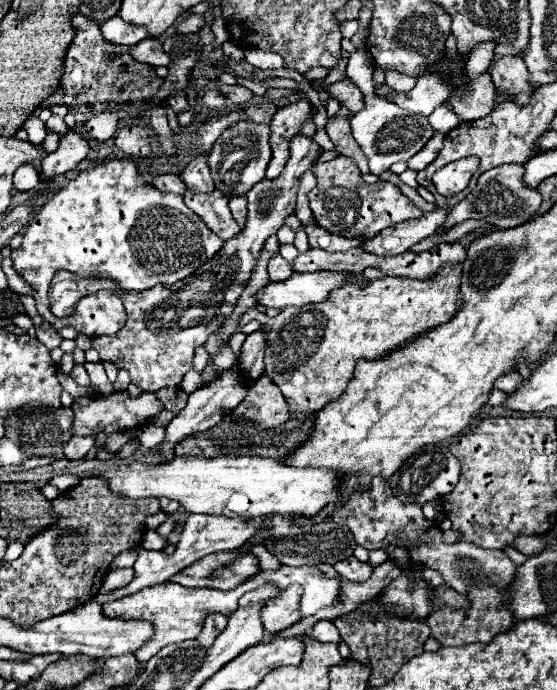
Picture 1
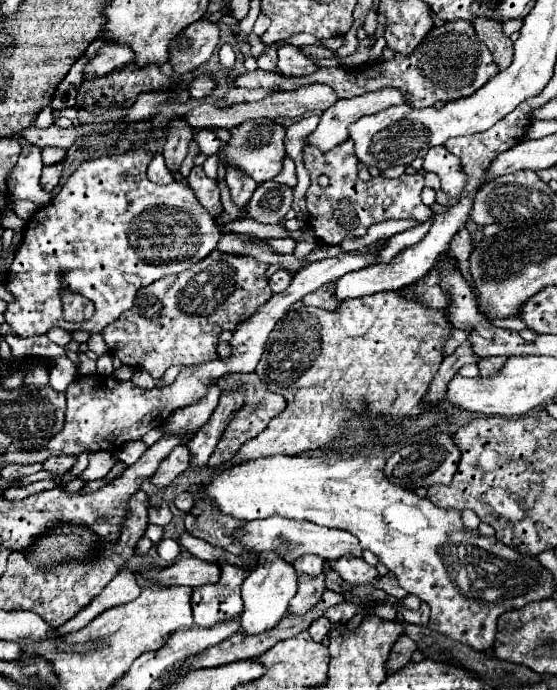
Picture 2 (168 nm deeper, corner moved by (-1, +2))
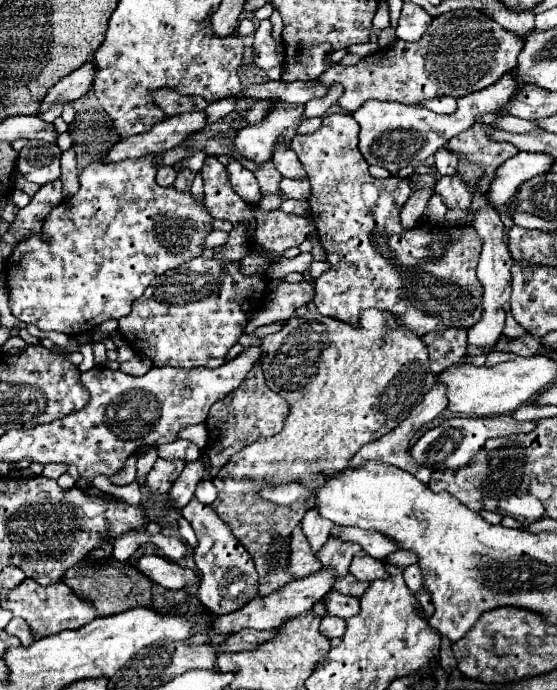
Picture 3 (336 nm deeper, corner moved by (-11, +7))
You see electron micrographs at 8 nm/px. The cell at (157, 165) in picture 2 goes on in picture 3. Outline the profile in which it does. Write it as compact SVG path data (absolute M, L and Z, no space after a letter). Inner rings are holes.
M162 166L162 168L158 168L158 172L156 172L156 182L158 182L160 186L172 186L172 184L174 184L174 178L176 178L176 172L174 172L174 168L170 168L170 166Z

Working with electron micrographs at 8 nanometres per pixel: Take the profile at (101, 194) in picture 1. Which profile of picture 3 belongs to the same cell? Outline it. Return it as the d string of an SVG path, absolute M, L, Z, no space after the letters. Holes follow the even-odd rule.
M156 154L118 164L92 162L80 174L80 190L46 216L44 234L52 240L44 242L40 234L32 234L16 244L4 268L8 272L10 310L20 322L36 324L44 332L92 332L104 320L126 316L132 302L144 294L152 278L202 256L202 244L212 232L212 216L190 192L158 186L154 180L158 170L152 162L154 158Z

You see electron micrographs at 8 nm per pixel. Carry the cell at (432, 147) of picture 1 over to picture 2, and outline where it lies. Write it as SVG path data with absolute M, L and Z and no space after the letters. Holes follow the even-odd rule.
M444 145L428 149L426 157L422 159L424 171L432 171L440 177L442 191L450 197L460 197L462 187L466 187L466 173L462 173L462 165L458 157L454 157Z

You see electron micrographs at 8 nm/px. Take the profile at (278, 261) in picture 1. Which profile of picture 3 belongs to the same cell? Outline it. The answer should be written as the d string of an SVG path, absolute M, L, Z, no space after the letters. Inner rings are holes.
M282 282L276 290L268 294L266 308L260 310L254 320L246 324L243 334L251 333L258 326L269 325L280 320L290 320L296 318L296 310L300 306L308 306L314 300L314 288L310 282L298 282L298 284L288 284Z

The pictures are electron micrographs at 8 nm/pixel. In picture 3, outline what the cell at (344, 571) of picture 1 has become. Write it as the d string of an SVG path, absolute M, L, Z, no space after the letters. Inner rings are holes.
M358 552L358 556L352 560L350 574L358 580L364 580L364 582L372 582L372 580L388 576L384 562L376 560L372 556L366 556L366 552Z

